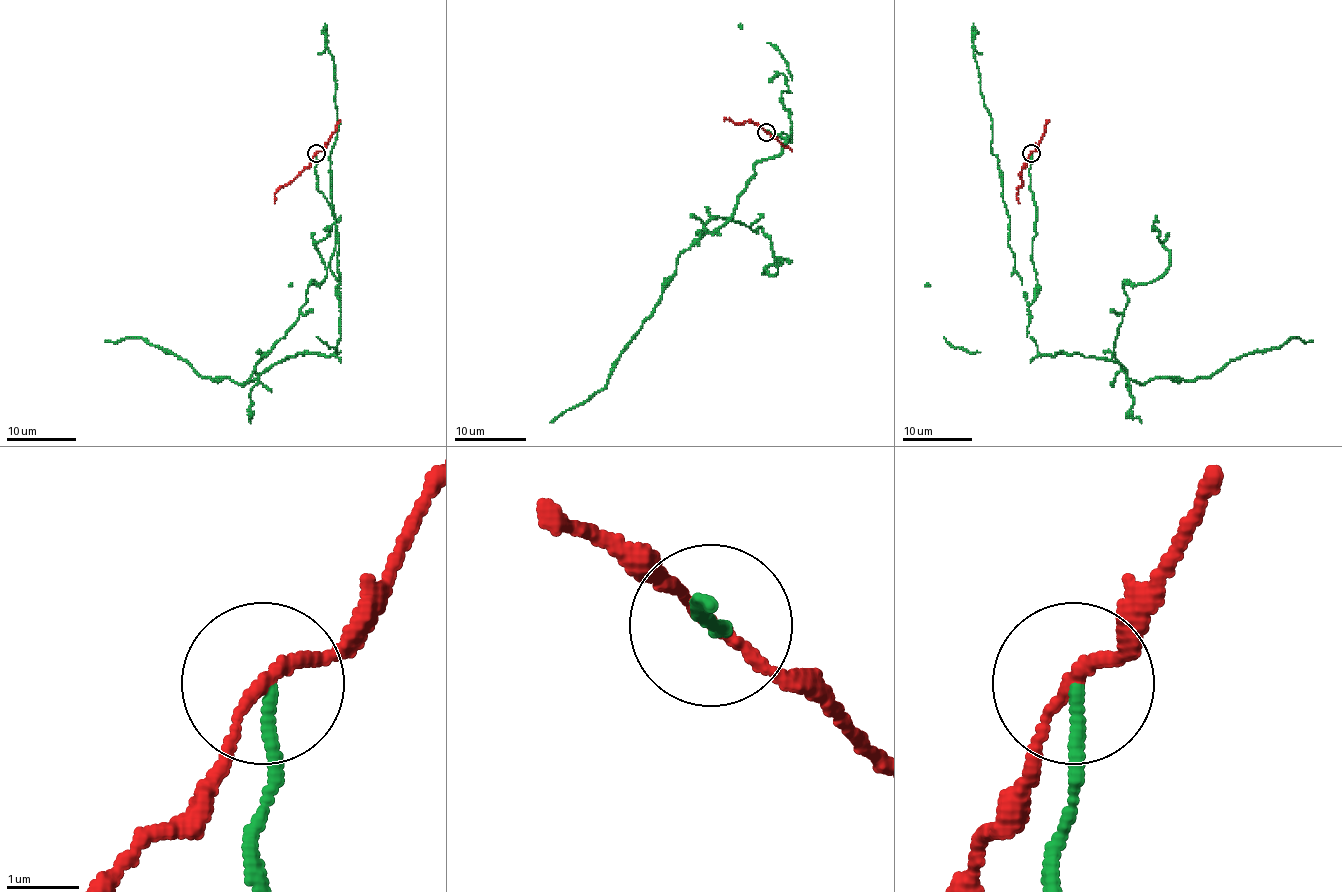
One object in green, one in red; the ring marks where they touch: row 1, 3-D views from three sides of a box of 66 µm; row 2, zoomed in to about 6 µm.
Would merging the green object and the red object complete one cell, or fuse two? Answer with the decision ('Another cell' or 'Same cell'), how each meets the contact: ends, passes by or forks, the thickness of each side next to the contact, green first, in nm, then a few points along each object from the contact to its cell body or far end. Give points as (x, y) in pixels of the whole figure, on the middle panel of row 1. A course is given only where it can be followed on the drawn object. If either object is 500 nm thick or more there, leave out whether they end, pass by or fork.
Another cell. At the ring green ends. At the ring red passes by. Thickness 160 nm (green) against 140 nm. Course of green: (767, 132), (790, 139), (792, 128), (777, 155), (754, 165), (731, 215), (678, 258), (608, 383), (549, 422). Course of red: (767, 132), (747, 121), (733, 123), (724, 117), (724, 121)

